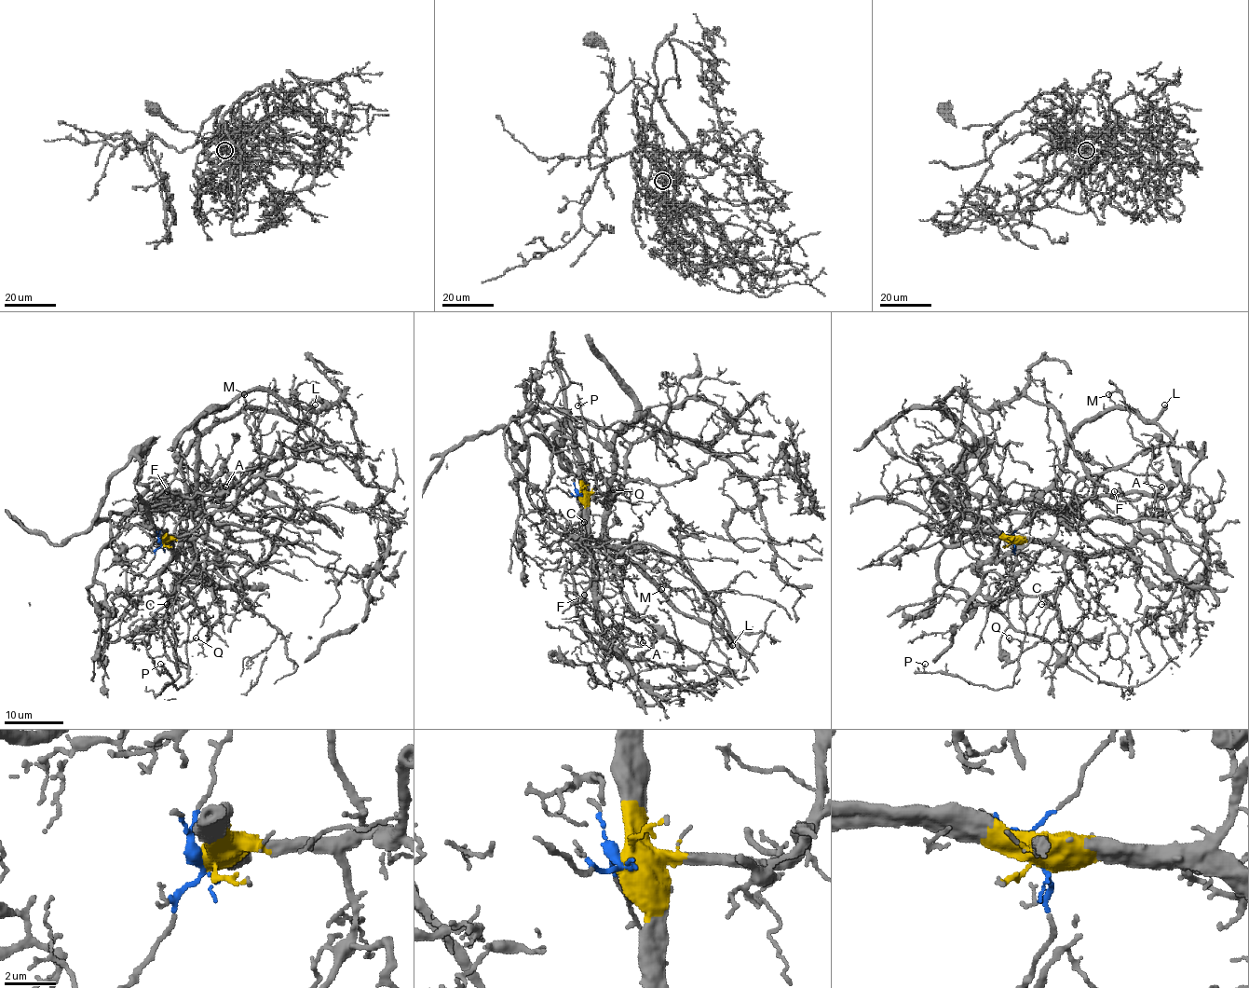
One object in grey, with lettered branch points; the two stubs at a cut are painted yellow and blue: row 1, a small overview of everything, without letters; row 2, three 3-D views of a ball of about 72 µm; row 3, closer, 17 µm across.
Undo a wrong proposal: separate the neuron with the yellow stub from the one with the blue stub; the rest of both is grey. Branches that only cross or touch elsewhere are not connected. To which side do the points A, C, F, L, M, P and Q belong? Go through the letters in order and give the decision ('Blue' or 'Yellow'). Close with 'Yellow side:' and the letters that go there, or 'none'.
A: Blue
C: Yellow
F: Yellow
L: Blue
M: Blue
P: Yellow
Q: Yellow
Yellow side: C, F, P, Q

